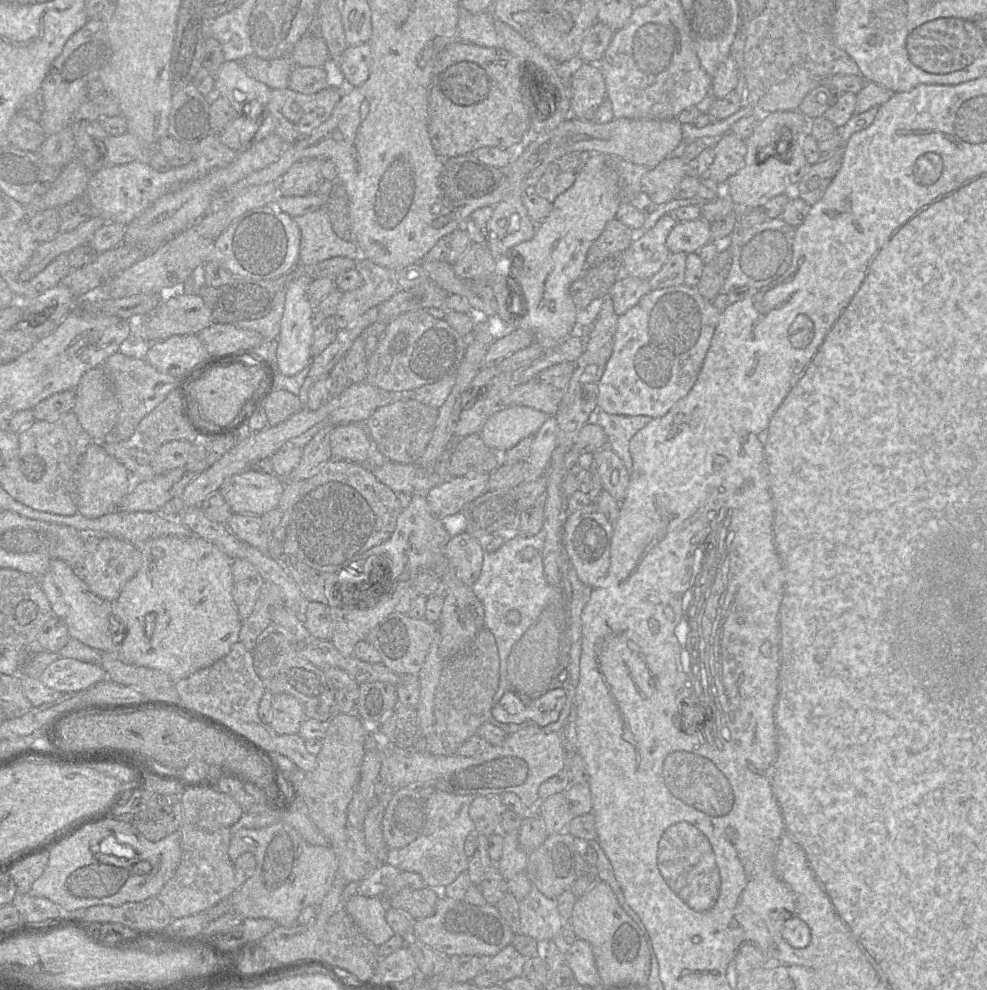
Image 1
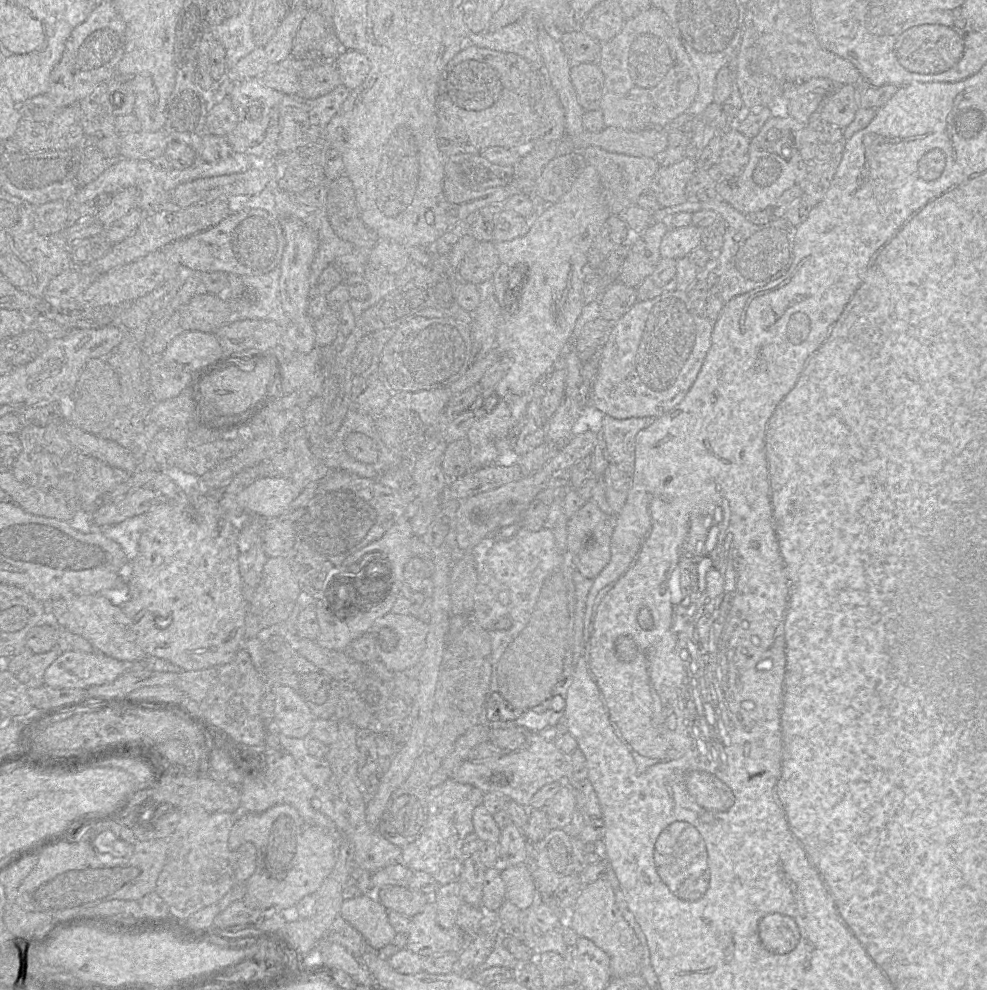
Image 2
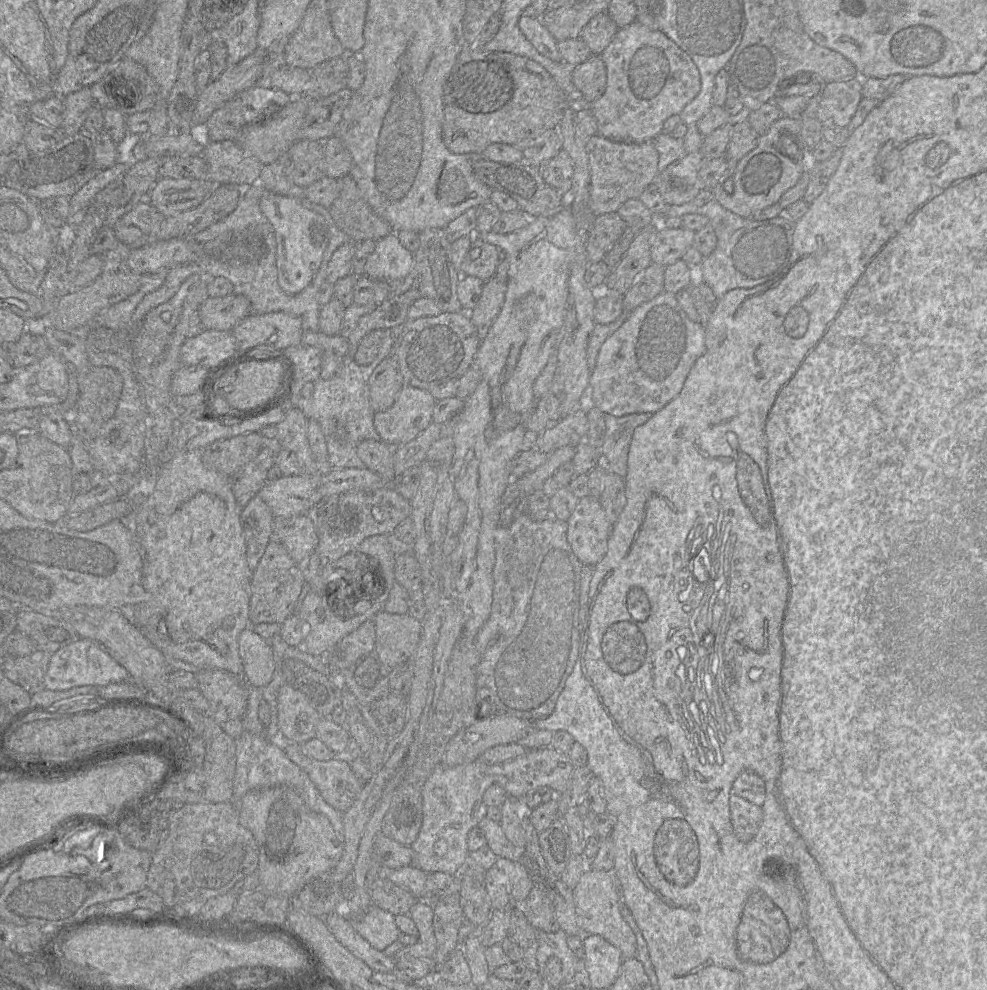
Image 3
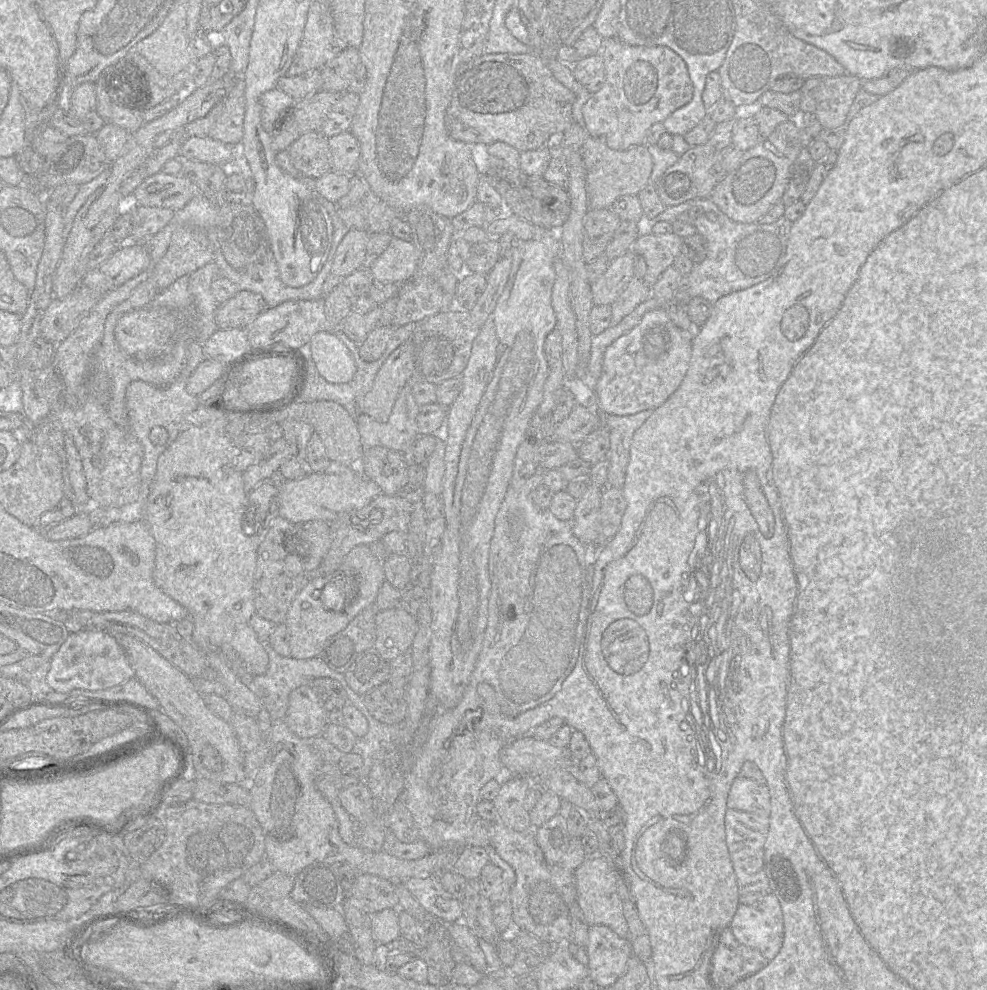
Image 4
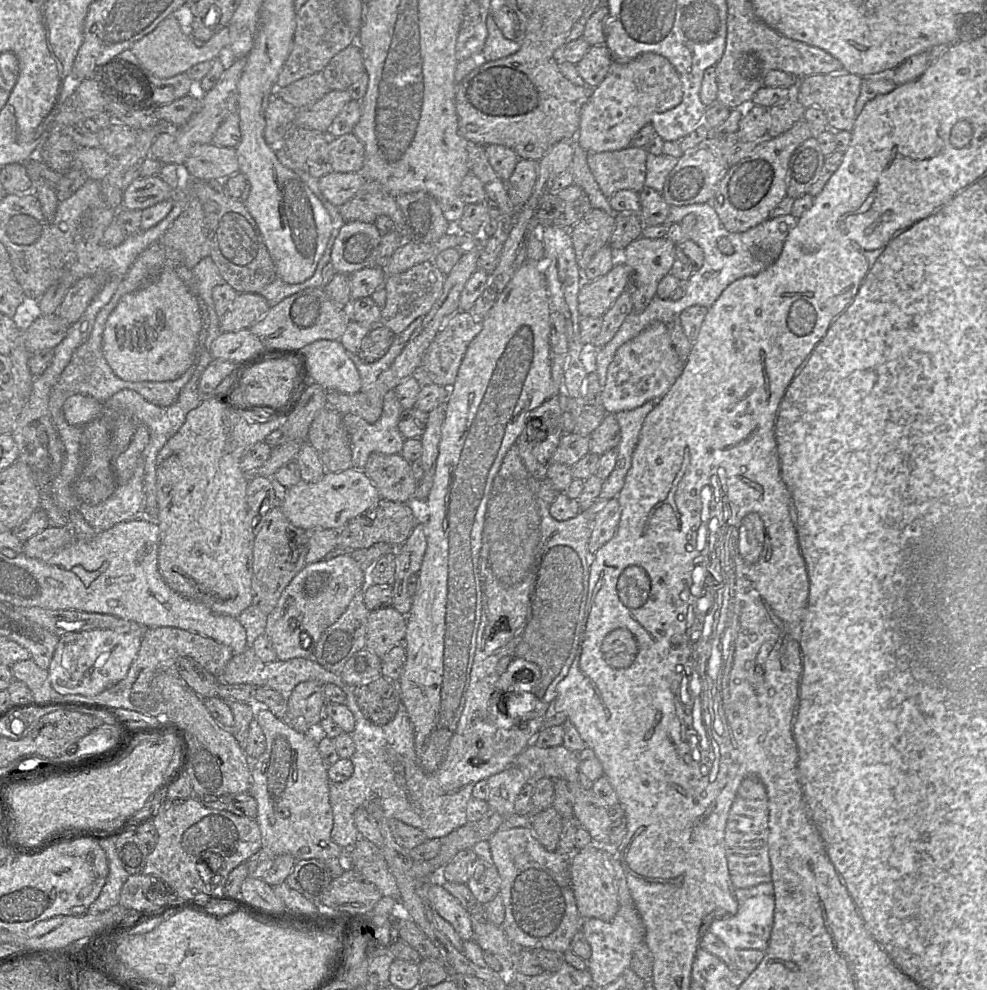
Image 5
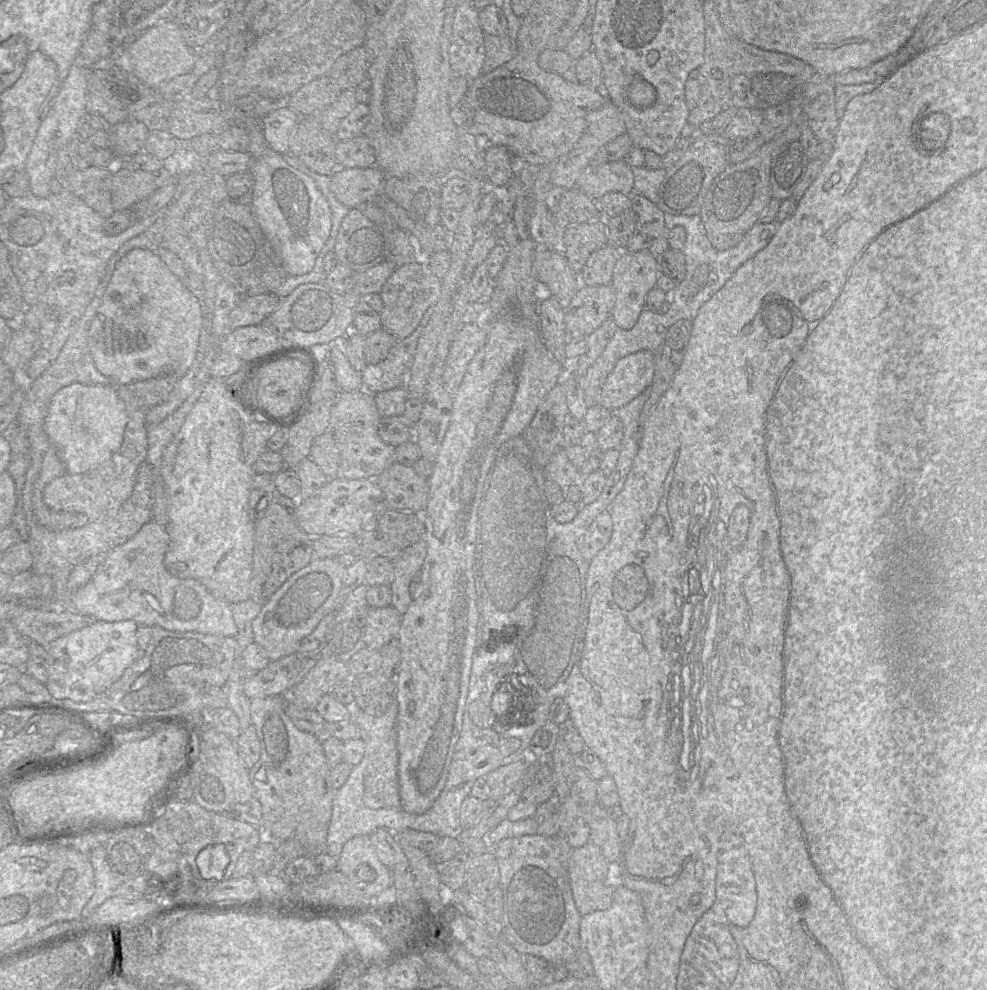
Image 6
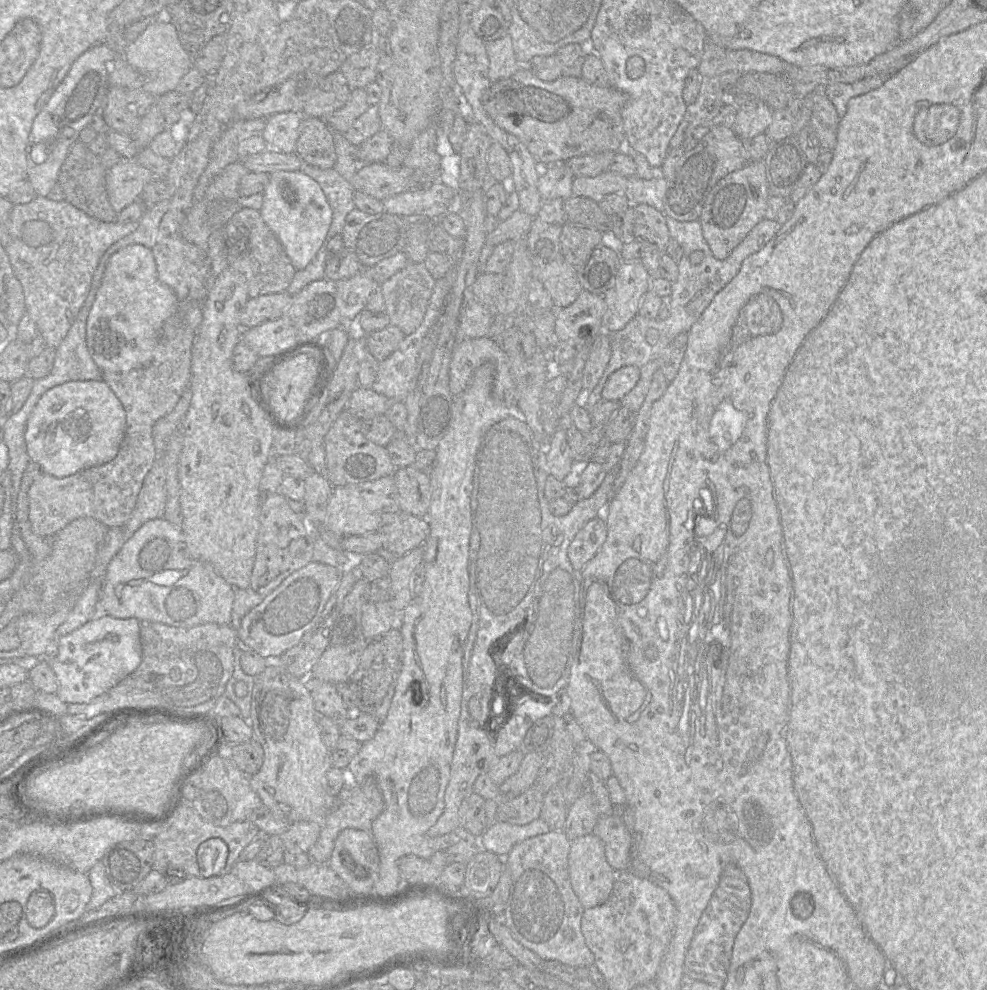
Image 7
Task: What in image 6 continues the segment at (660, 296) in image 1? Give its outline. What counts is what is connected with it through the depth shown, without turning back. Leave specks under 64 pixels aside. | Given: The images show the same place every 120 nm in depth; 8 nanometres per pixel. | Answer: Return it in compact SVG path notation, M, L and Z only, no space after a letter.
M649 350L619 359L603 385L599 405L613 411L632 401L652 384L654 367Z

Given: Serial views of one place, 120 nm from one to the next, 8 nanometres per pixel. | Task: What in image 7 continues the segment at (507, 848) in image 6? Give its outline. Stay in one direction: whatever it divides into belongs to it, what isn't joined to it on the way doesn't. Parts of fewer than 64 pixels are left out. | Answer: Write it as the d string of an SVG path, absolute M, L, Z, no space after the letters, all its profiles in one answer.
M551 830L516 844L504 858L510 870L512 885L510 896L503 913L503 923L512 936L542 960L559 961L572 967L590 967L595 958L585 942L581 929L584 907L574 893L569 875L569 853L571 840L564 830Z

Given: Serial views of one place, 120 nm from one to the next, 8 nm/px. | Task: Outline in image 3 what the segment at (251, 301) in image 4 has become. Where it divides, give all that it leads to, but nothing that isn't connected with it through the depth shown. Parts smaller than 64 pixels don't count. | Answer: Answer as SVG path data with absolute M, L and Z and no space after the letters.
M236 293L223 297L208 297L199 309L200 320L205 330L231 331L249 314L249 299Z

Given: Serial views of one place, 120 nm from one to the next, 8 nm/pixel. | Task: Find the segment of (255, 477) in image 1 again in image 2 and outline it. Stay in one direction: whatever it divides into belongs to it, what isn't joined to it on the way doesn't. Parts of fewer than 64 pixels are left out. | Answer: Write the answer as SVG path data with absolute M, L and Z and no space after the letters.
M259 477L239 494L238 503L246 514L278 518L300 492L290 477Z

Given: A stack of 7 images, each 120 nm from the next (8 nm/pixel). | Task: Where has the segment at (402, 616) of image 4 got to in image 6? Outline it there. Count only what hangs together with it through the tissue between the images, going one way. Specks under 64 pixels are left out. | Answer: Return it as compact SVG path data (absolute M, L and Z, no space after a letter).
M391 605L369 607L364 626L364 642L367 647L379 650L398 637L402 615Z

